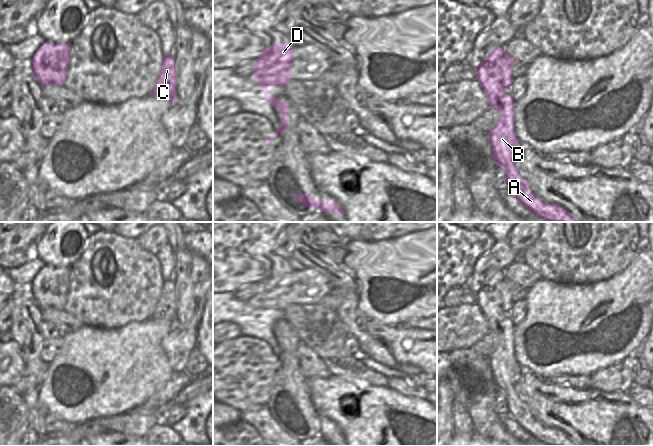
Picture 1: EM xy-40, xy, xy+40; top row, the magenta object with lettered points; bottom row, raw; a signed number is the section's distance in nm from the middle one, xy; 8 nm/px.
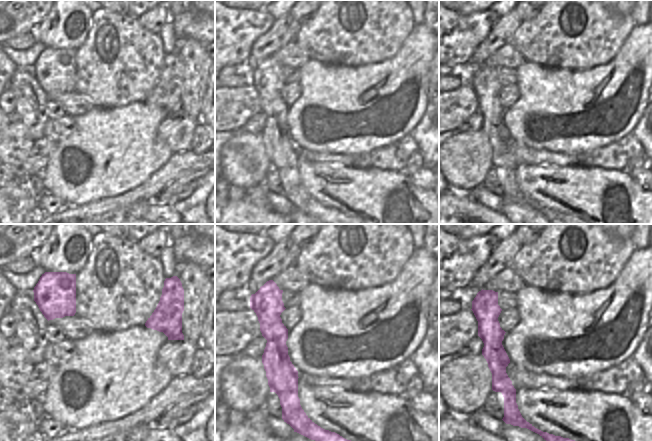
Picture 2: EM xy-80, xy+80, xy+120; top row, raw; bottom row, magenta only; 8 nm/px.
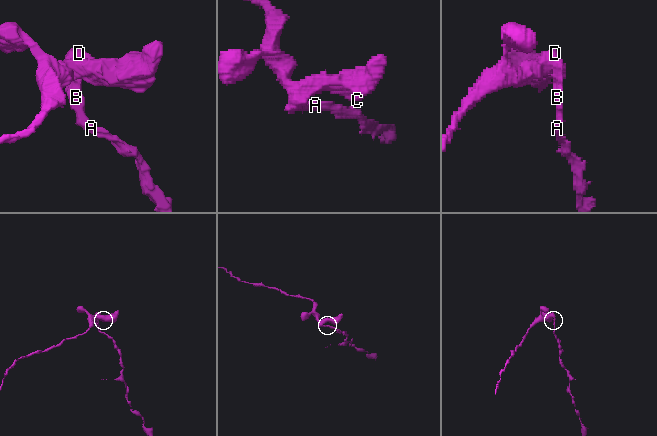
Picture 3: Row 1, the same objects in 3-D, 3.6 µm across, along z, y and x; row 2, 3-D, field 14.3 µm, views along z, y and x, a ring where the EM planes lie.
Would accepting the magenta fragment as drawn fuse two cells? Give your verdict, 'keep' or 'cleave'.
cleave

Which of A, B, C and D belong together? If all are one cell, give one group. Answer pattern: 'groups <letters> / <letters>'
groups A B / C D

